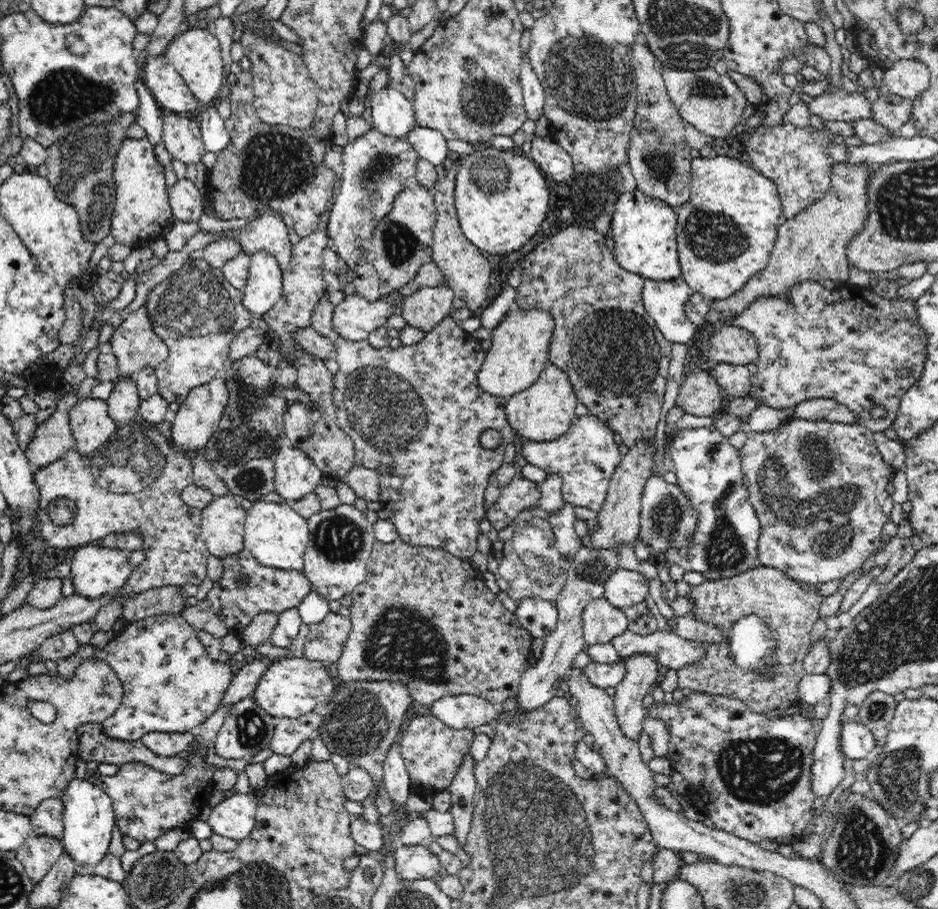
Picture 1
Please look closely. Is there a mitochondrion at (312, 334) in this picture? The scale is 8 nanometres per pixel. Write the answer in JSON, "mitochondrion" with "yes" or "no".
{"mitochondrion":"no"}

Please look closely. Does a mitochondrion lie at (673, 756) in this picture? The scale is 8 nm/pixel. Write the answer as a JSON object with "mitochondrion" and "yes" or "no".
{"mitochondrion":"no"}

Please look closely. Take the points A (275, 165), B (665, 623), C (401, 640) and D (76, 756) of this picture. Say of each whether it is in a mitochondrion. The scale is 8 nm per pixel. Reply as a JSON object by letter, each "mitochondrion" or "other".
{"A":"mitochondrion","B":"other","C":"mitochondrion","D":"other"}

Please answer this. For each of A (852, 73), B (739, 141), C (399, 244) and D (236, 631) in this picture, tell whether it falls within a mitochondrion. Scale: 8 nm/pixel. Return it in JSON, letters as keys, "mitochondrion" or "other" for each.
{"A":"other","B":"other","C":"mitochondrion","D":"other"}

